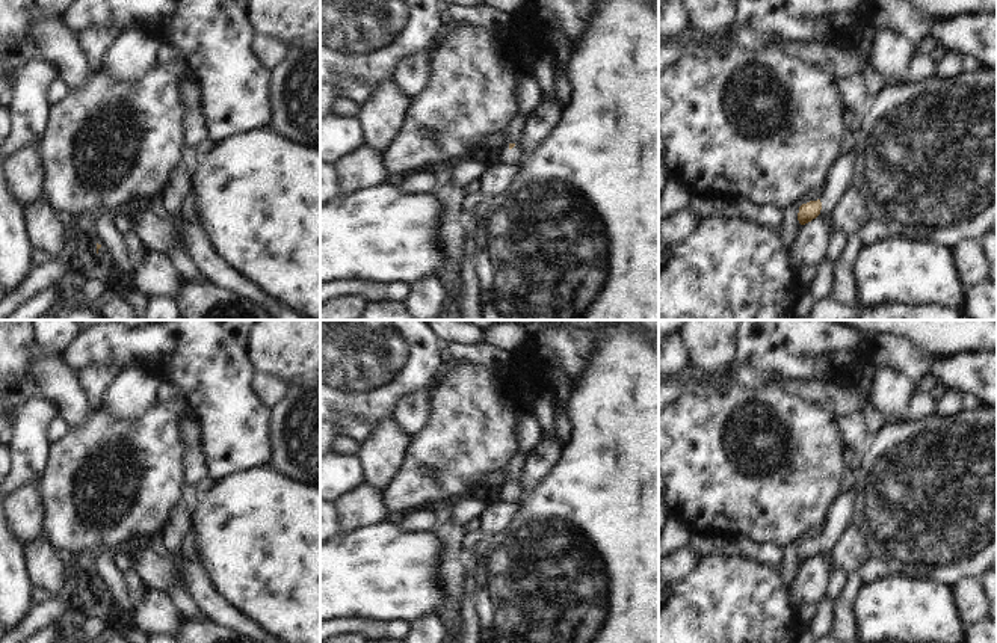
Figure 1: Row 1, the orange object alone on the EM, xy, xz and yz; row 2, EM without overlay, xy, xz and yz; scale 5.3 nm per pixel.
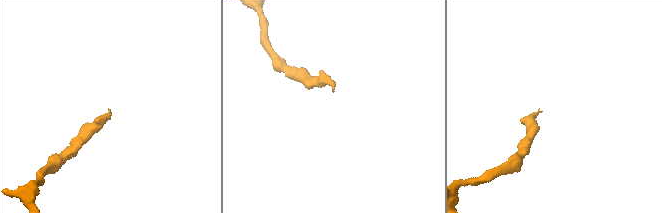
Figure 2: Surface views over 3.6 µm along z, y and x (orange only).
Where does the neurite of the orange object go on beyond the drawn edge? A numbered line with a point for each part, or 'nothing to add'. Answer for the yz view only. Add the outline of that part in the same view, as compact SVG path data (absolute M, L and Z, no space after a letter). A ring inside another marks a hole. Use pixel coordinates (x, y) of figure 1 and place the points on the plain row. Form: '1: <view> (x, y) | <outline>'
1: yz (840, 513) | M855 491L840 494L832 503L825 525L822 528L820 554L831 554L835 543L841 539L844 530L852 521L855 504Z

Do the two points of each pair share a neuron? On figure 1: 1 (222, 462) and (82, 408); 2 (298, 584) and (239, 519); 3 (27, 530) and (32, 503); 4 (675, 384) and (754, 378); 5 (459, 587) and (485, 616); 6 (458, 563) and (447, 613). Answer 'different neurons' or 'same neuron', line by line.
1: different neurons
2: same neuron
3: same neuron
4: same neuron
5: different neurons
6: same neuron

